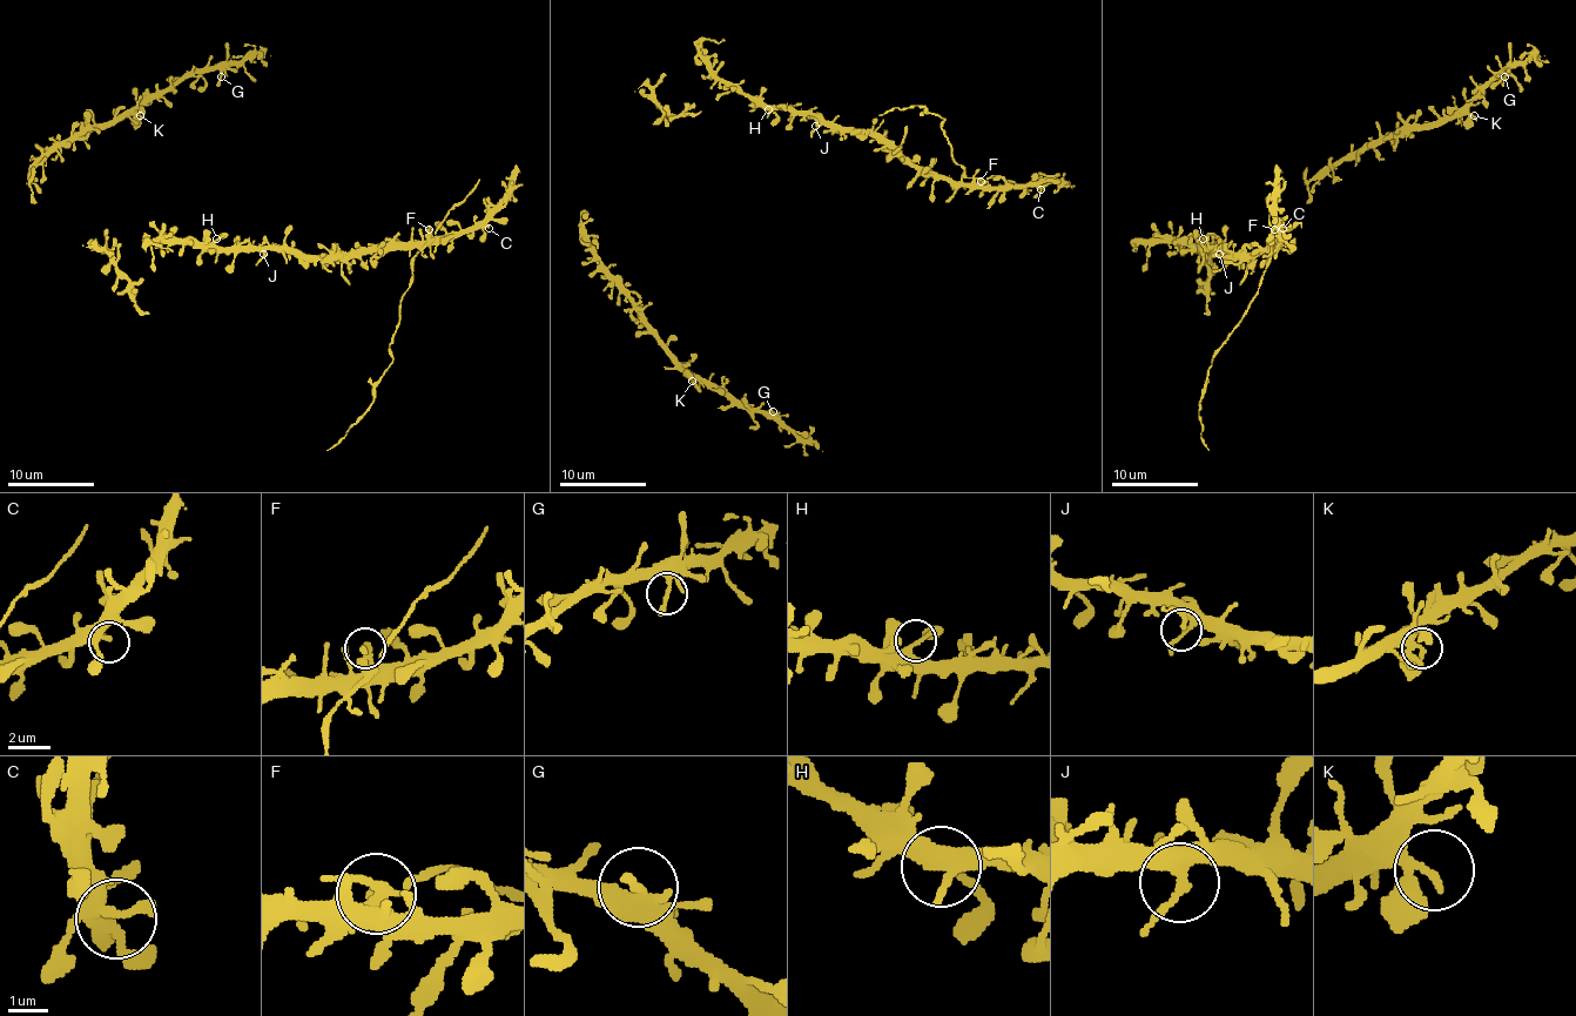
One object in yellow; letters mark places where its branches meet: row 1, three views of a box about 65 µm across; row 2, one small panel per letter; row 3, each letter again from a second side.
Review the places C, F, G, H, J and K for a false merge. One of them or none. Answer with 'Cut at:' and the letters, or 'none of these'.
Cut at: none of these

